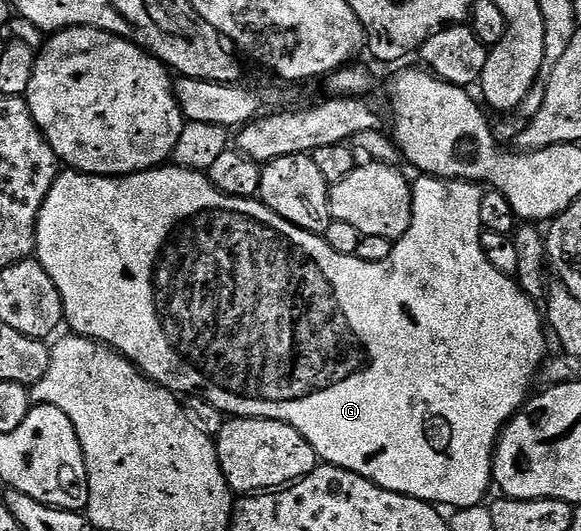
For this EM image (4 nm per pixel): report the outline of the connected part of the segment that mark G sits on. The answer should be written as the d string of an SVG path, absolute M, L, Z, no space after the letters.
M163 165L154 167L150 171L137 171L135 175L115 175L111 177L108 175L83 175L80 171L66 169L59 174L58 180L52 185L52 189L38 214L36 258L50 274L56 289L60 293L62 314L68 327L70 323L69 330L75 335L84 335L87 339L104 343L107 347L111 347L113 351L119 351L128 362L135 364L139 371L143 371L153 383L158 383L161 387L174 392L179 397L195 395L201 399L207 399L212 405L216 405L216 409L220 409L230 417L275 419L281 423L292 425L292 429L299 431L309 441L323 464L348 469L389 491L395 491L401 495L411 495L424 500L425 503L441 505L443 508L477 507L485 500L482 498L485 497L486 490L492 487L492 460L498 437L502 434L503 427L509 423L510 418L522 408L522 404L527 399L531 398L532 390L530 391L530 386L533 385L534 379L536 383L536 376L539 374L542 364L548 358L548 352L546 352L547 332L544 330L543 312L533 300L530 300L522 292L517 278L500 273L500 269L488 265L488 257L484 257L484 249L482 248L483 229L480 225L480 201L483 194L483 188L479 184L465 183L463 179L435 179L433 175L422 175L418 177L418 180L415 178L412 183L412 221L408 225L408 233L404 233L404 237L397 239L392 253L388 253L388 257L384 257L384 261L365 263L349 255L336 253L336 249L332 249L332 245L328 245L323 236L313 235L311 231L305 231L288 221L284 221L284 217L280 217L272 209L268 209L266 204L257 198L241 199L240 197L225 195L223 191L217 191L211 185L209 178L201 171L189 171L188 168L177 165Z

